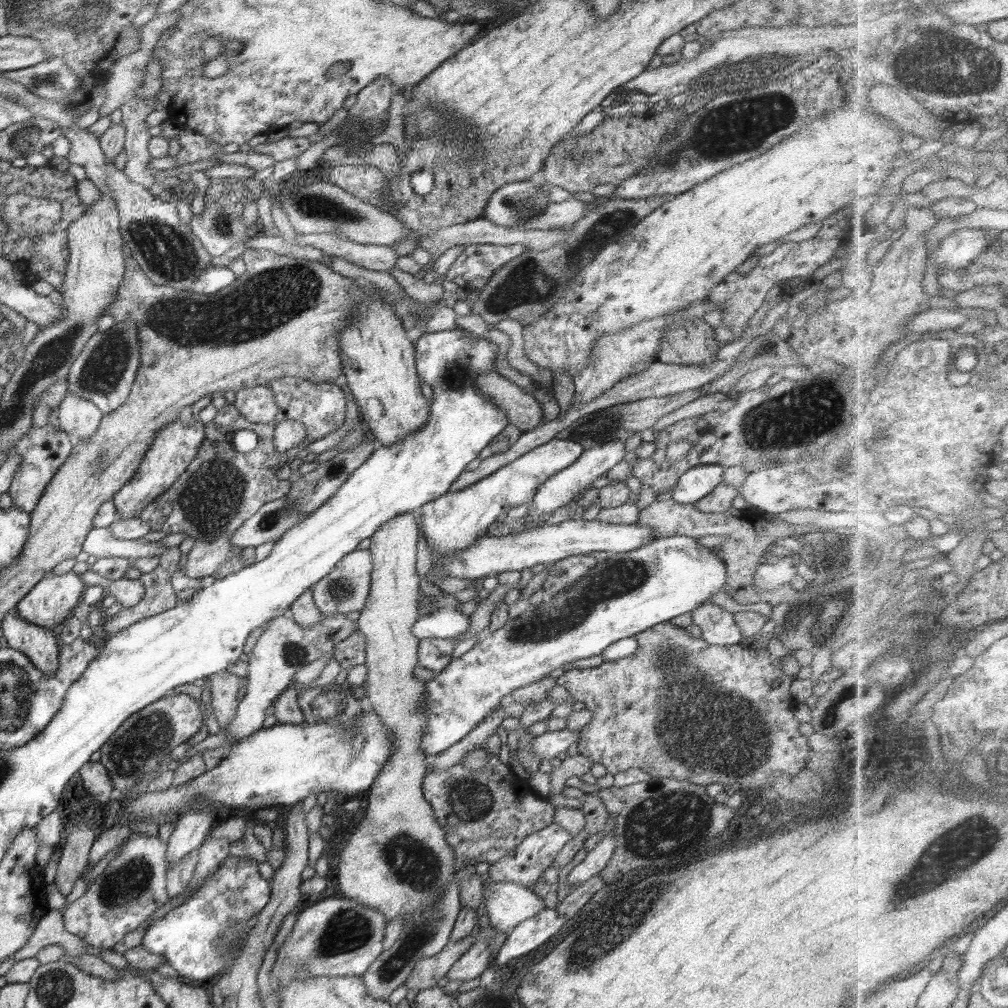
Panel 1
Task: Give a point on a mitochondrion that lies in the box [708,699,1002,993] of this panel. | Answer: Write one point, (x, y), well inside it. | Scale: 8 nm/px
(967, 846)

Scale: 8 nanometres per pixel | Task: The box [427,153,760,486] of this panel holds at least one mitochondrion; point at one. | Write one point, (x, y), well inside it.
(528, 283)

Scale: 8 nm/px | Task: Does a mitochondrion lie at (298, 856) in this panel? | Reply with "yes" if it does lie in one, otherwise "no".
no

